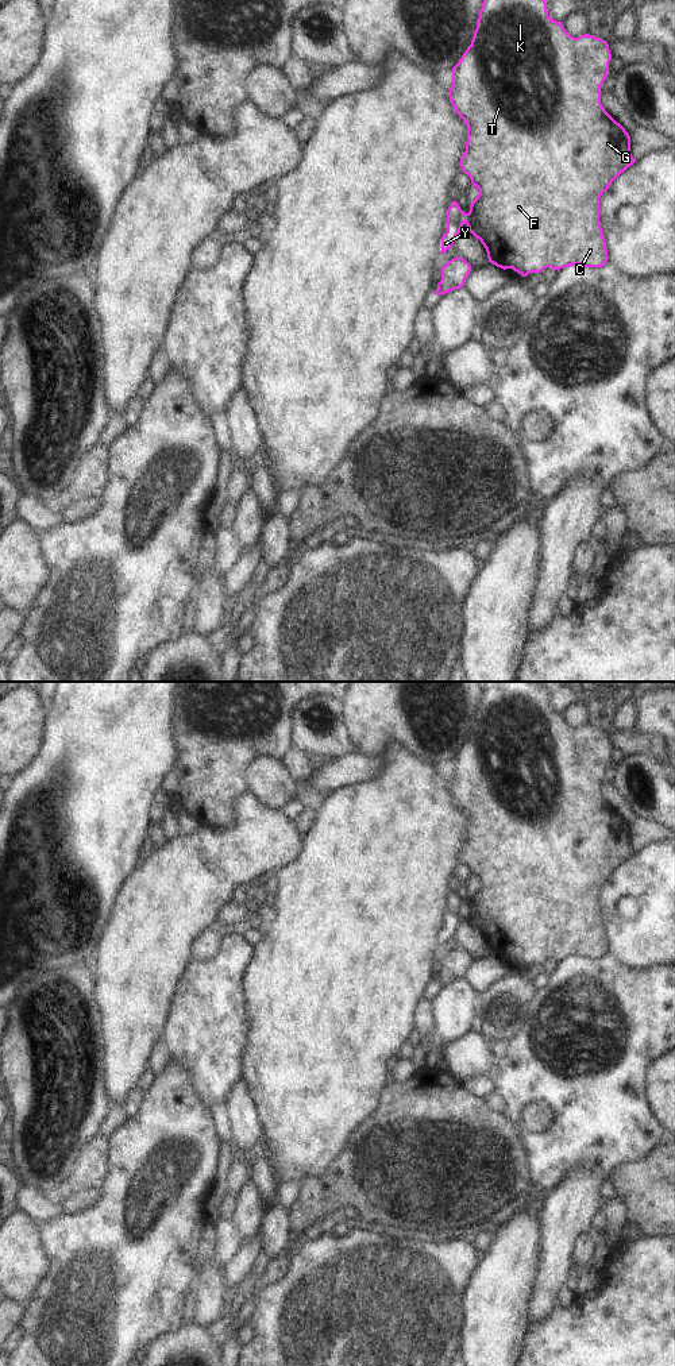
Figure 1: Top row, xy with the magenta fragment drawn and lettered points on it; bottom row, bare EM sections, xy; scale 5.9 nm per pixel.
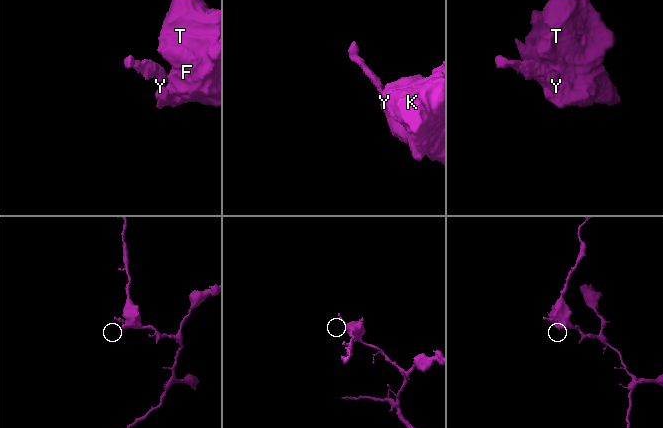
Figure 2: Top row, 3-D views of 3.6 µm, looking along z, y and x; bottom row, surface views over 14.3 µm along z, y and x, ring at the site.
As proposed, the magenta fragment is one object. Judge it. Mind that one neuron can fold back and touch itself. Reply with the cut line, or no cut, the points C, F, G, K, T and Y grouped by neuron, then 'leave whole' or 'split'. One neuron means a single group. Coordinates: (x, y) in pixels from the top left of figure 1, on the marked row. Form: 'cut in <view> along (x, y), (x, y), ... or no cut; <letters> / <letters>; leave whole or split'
cut in xy along (465, 213), (466, 222); C F G K T / Y; split

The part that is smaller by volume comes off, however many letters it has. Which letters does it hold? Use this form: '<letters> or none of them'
Y

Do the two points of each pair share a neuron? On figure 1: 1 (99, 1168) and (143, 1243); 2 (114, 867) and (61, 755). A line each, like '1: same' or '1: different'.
1: different
2: same

